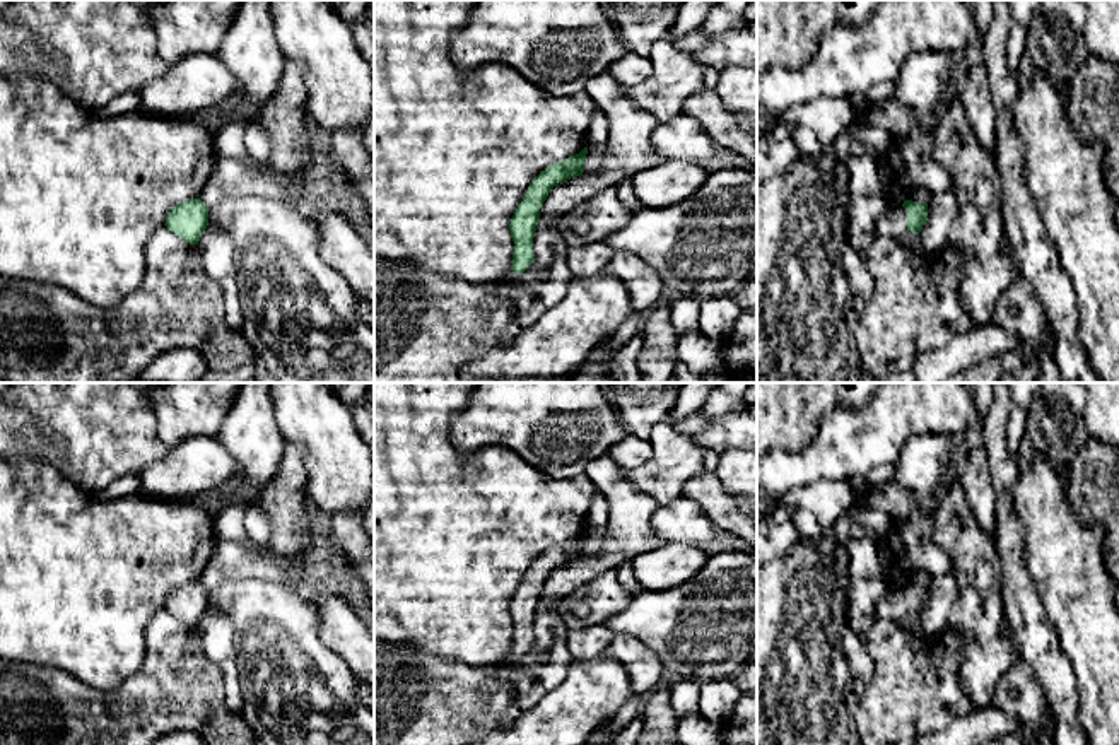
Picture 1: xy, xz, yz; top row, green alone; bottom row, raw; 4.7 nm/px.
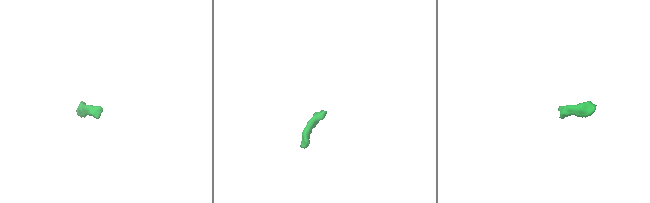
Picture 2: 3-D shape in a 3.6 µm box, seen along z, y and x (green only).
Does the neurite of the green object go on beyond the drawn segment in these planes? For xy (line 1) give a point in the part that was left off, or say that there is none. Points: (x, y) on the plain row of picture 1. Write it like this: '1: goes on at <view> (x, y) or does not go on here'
1: does not go on here

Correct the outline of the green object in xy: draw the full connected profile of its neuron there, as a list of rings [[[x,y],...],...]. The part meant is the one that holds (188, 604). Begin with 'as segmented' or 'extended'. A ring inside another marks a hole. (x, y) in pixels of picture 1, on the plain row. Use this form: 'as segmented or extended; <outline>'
as segmented; [[[186,583],[167,595],[166,610],[190,627],[198,627],[208,608],[208,590],[200,583]]]

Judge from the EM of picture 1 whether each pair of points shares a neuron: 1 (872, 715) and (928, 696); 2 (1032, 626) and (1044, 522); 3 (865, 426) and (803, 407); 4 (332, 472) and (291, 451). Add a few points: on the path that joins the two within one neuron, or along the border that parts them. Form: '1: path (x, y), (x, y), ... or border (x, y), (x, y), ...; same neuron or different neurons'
1: path (885, 704), (890, 699), (914, 696); same neuron
2: border (1022, 552), (1022, 561), (1051, 627); different neurons
3: border (863, 407), (831, 409), (817, 434), (802, 448); different neurons
4: border (286, 443), (296, 443), (301, 450), (308, 496); different neurons

